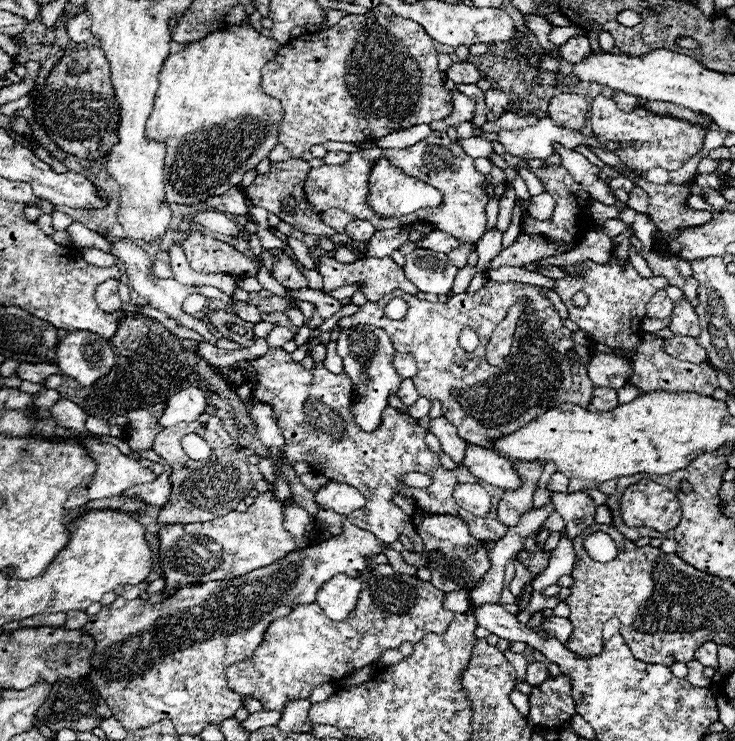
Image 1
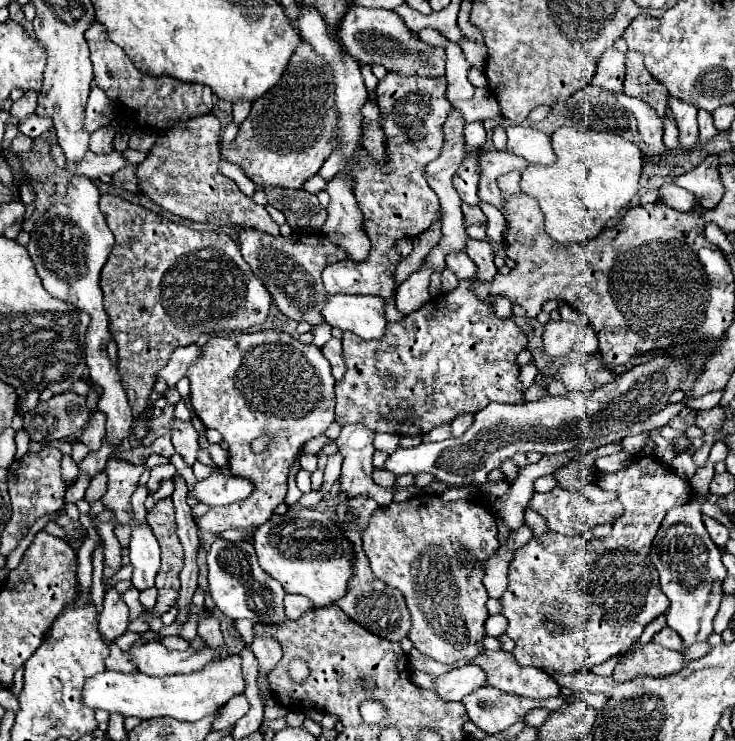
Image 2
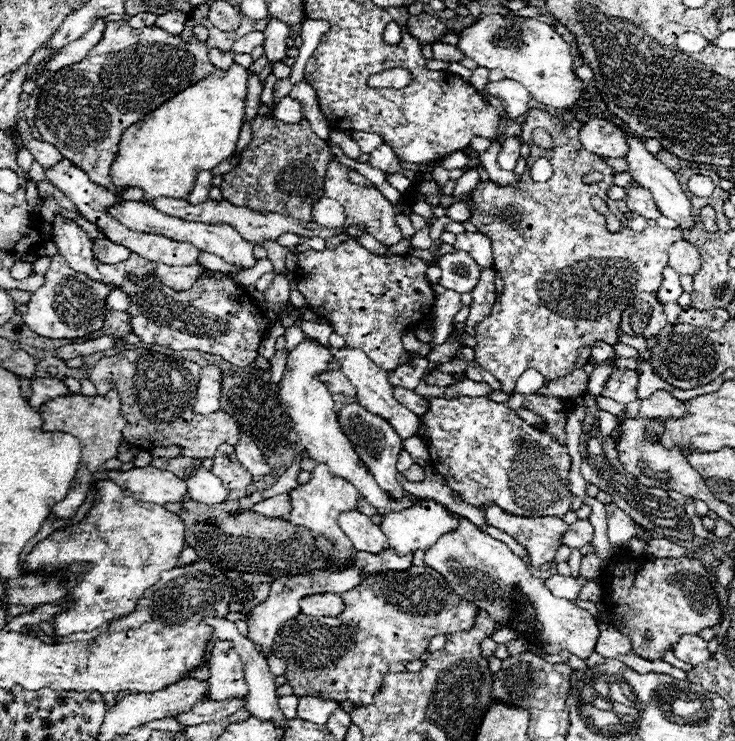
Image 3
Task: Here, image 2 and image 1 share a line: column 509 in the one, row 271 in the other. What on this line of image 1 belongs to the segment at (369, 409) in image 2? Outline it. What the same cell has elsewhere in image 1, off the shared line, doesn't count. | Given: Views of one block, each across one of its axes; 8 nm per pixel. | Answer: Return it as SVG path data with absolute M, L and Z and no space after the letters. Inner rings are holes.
M322 256L316 264L318 272L324 276L324 284L326 284L326 292L332 292L336 288L342 288L342 286L350 286L350 284L364 284L360 288L360 292L370 300L370 302L376 302L380 298L384 298L386 294L390 294L392 290L402 290L406 294L416 294L416 286L412 286L412 282L408 282L408 278L404 278L404 270L390 258L390 256L384 256L384 258L360 258L352 264L340 264L336 262L334 258L328 258L328 256Z

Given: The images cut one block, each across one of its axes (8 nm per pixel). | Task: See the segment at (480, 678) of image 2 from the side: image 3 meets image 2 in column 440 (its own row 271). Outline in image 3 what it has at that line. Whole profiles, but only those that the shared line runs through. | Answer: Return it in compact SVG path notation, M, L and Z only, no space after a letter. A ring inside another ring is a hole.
M678 240L668 250L668 266L674 268L680 276L690 274L694 276L700 270L700 254L688 240Z

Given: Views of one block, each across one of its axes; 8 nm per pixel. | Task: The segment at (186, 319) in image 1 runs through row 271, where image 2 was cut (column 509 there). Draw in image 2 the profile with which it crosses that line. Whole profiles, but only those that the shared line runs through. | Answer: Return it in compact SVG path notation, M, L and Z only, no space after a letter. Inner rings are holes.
M508 126L508 144L506 150L526 158L530 164L554 164L556 154L552 150L550 136L534 130L532 126Z

